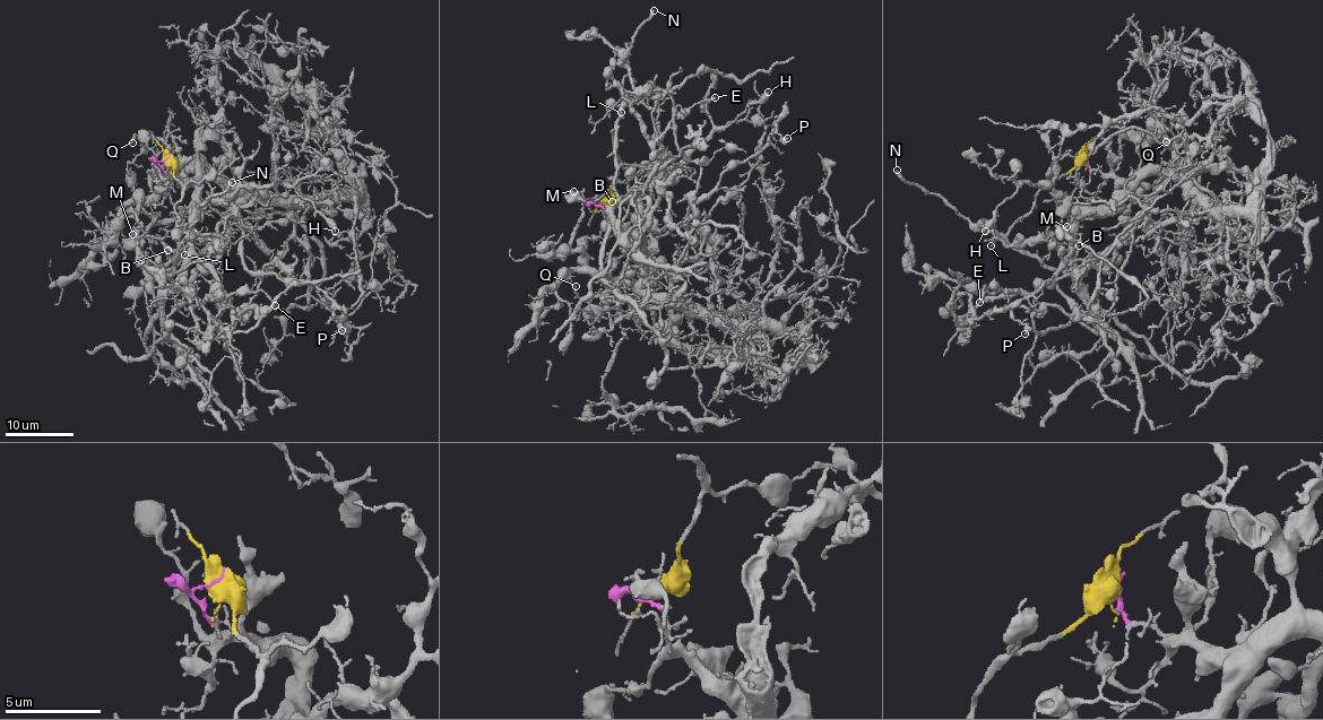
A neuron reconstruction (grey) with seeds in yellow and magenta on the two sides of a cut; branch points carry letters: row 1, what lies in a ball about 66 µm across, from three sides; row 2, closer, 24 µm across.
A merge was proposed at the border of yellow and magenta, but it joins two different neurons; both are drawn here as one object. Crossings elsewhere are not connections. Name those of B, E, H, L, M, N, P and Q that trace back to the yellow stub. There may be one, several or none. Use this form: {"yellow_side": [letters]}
{"yellow_side": ["L", "M", "N"]}

